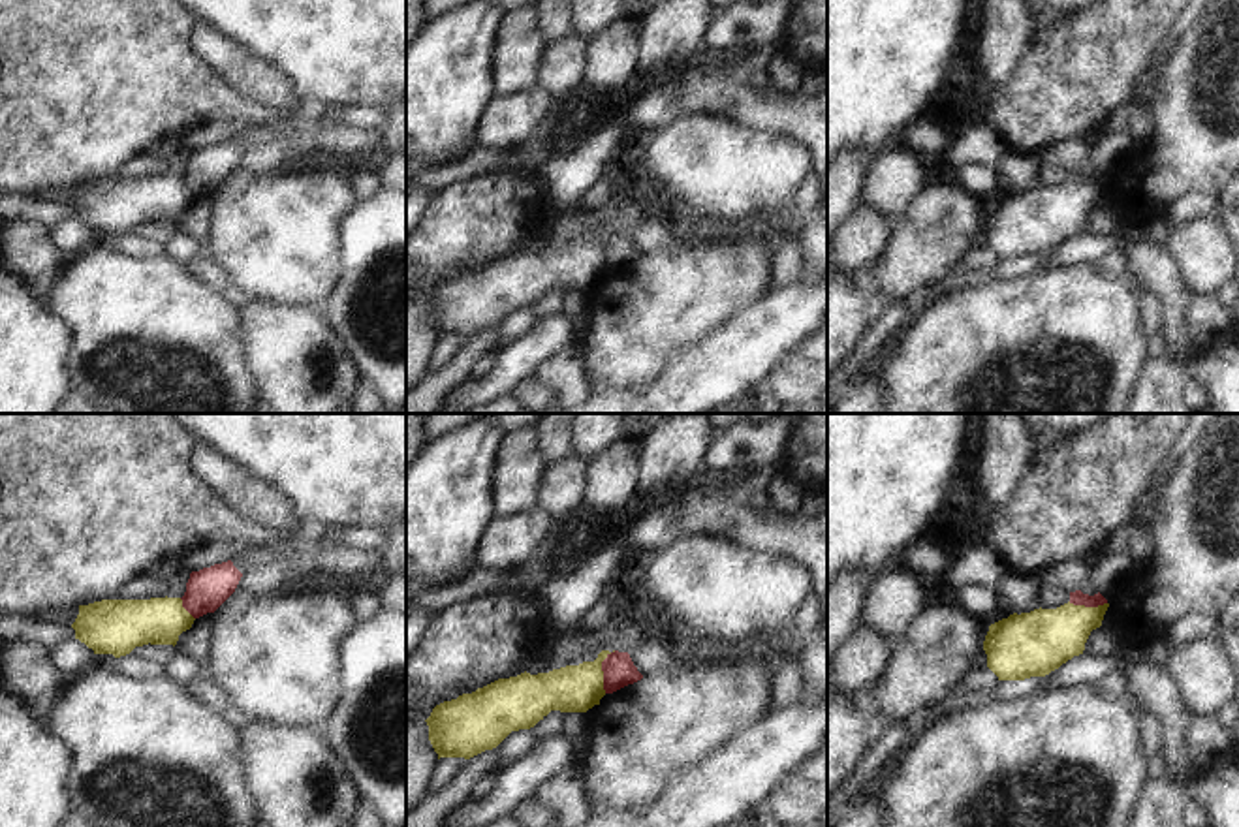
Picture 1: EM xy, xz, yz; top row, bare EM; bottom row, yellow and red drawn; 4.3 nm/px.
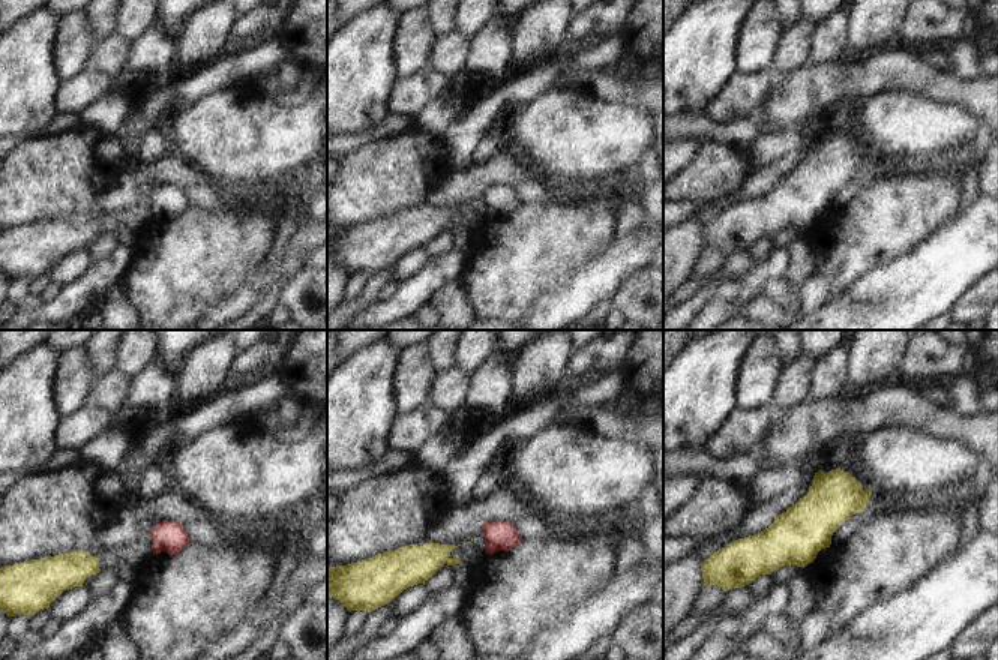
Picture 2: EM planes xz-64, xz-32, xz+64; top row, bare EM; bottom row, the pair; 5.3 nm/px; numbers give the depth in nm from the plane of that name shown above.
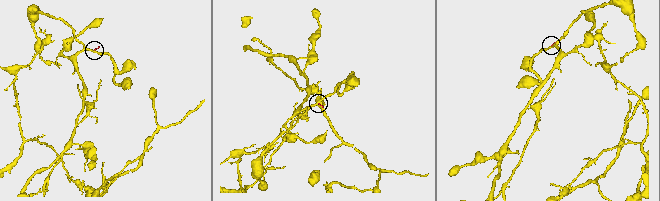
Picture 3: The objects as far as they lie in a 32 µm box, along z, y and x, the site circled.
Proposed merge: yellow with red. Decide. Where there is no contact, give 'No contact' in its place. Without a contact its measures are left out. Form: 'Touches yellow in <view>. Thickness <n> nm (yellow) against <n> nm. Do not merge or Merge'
Touches yellow in xz. Thickness 200 nm (yellow) against 140 nm. Do not merge

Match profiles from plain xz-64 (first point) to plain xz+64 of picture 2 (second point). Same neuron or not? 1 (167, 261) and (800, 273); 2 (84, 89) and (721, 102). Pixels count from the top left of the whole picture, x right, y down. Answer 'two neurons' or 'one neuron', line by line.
1: two neurons
2: one neuron

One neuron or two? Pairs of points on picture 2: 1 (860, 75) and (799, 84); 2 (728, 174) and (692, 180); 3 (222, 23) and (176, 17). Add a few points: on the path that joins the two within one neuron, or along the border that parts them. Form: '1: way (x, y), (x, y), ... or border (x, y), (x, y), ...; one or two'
1: way (845, 80), (814, 84); one
2: way (719, 174), (709, 174), (701, 180); one
3: border (191, 15), (174, 38); two

